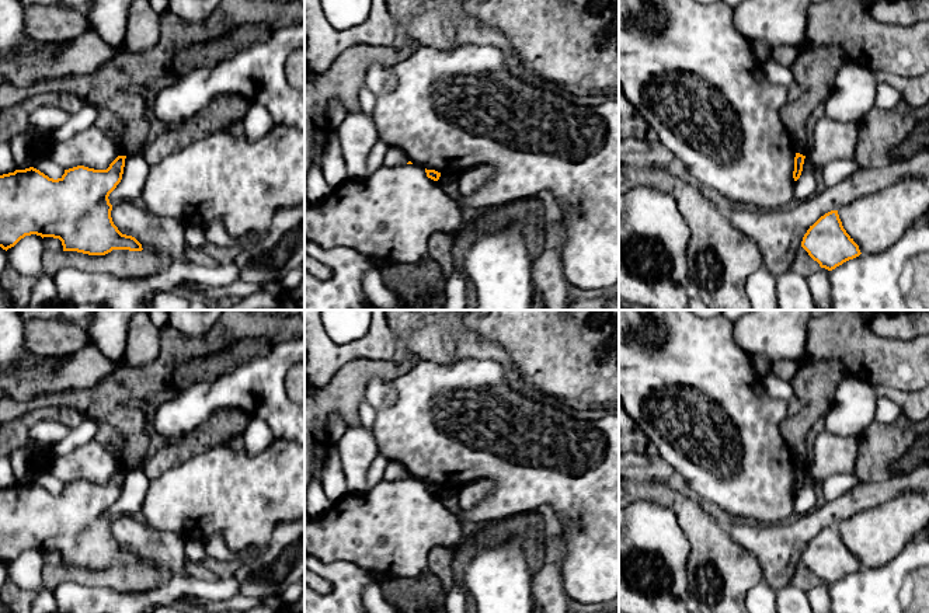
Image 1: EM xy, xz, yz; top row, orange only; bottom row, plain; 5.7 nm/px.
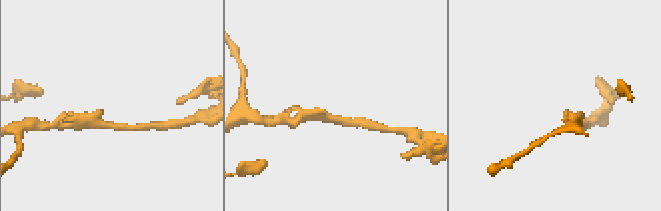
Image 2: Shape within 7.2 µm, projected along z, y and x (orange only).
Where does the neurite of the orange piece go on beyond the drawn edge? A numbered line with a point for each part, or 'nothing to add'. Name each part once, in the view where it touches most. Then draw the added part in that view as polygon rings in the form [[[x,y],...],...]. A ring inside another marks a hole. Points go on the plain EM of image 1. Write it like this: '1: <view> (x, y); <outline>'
nothing to add

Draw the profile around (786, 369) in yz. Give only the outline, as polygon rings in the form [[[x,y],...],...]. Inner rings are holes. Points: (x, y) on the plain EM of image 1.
[[[777,359],[777,361],[772,362],[770,372],[773,372],[780,379],[790,383],[794,379],[794,376],[797,375],[797,372],[800,370],[800,368],[801,368],[801,363],[797,361]]]

